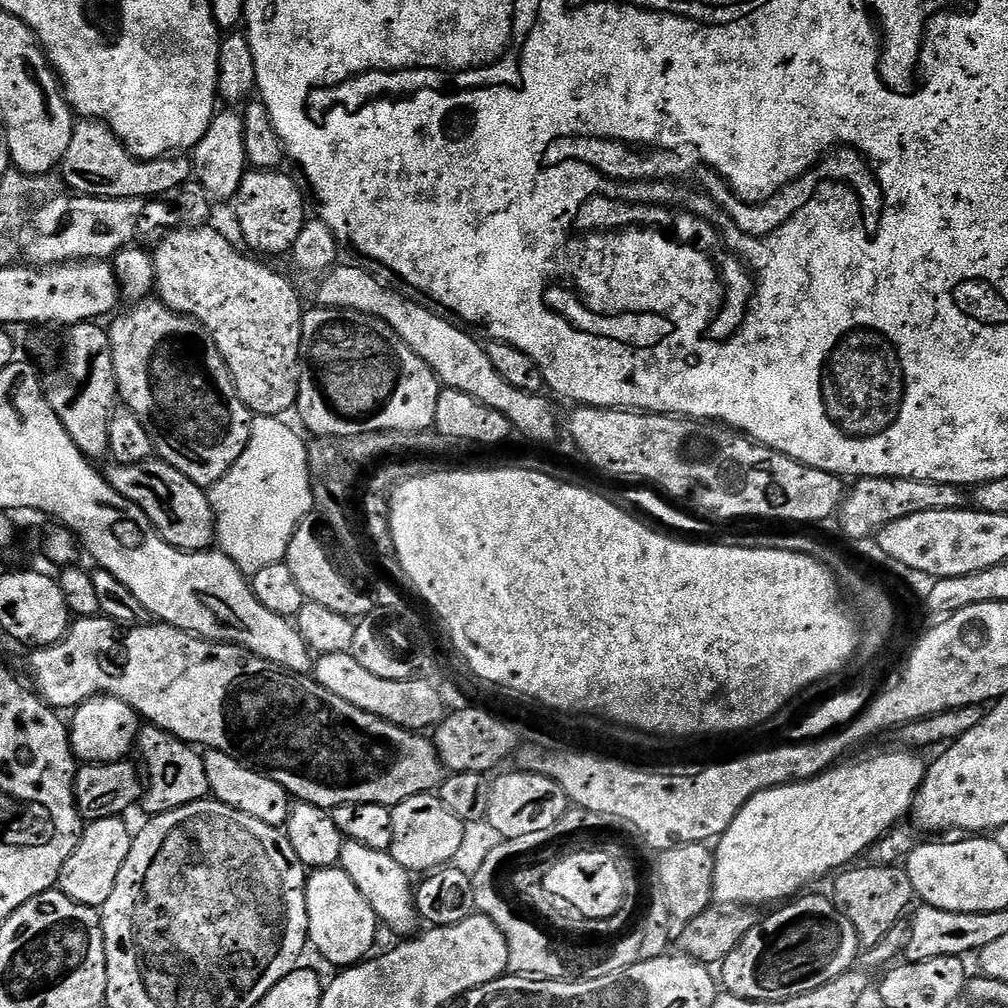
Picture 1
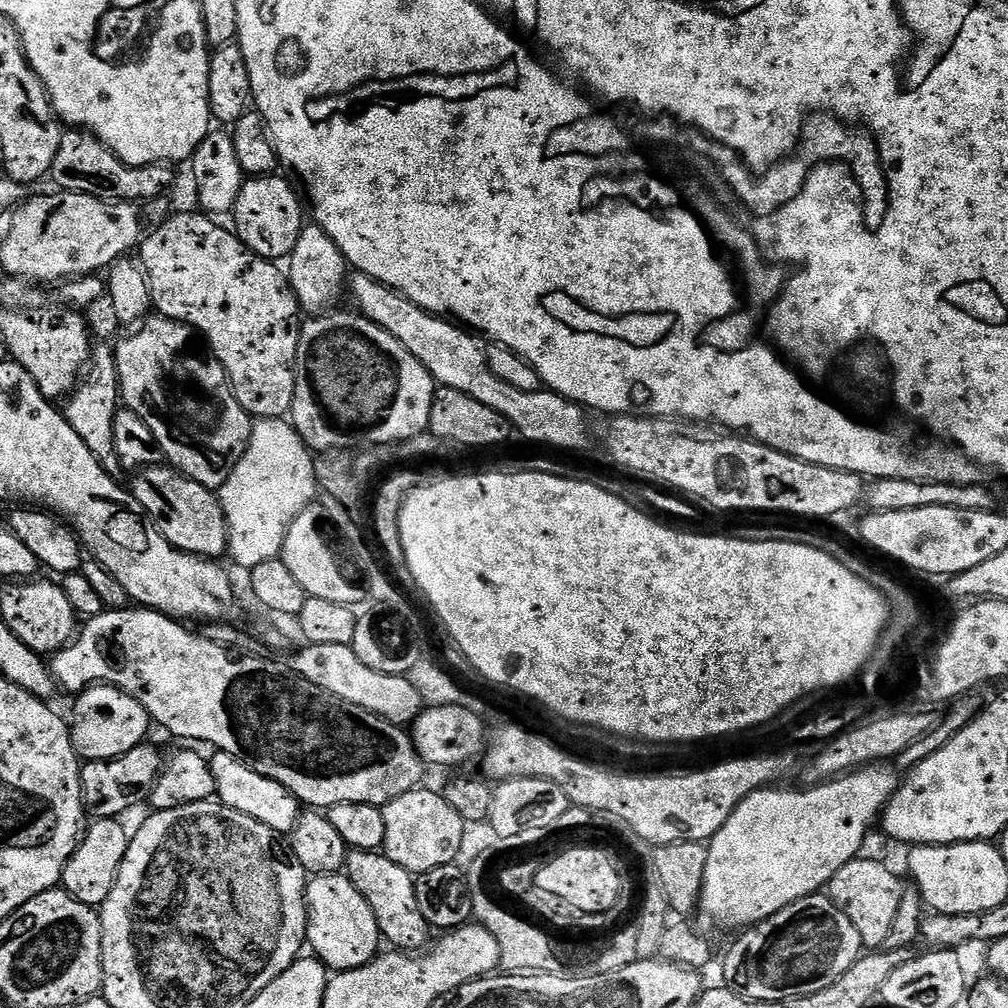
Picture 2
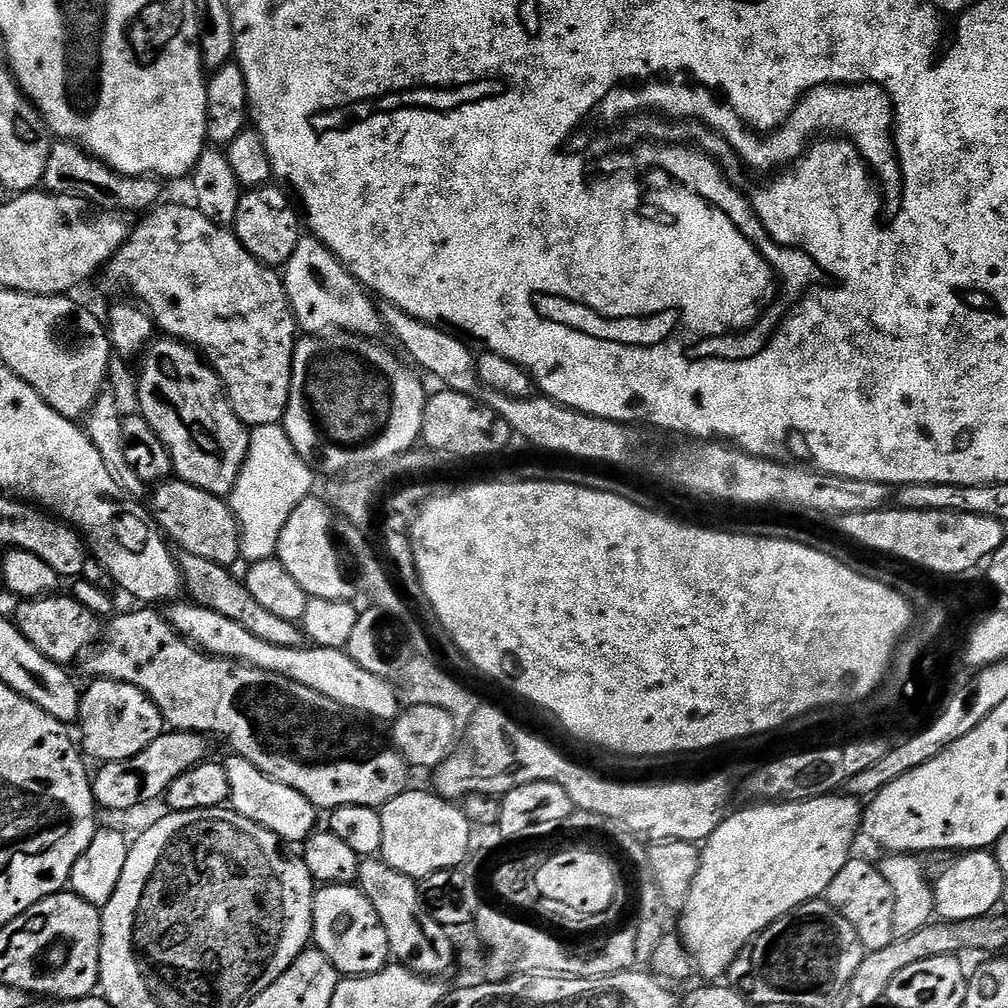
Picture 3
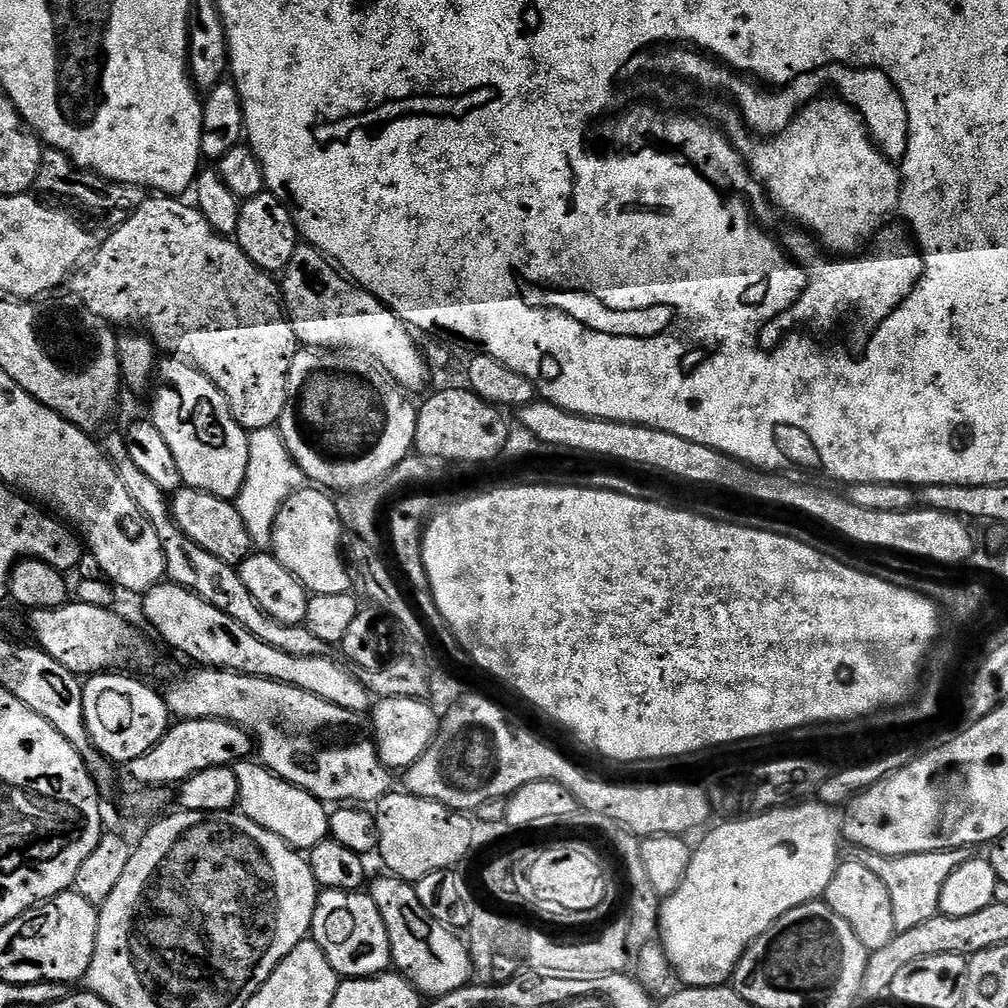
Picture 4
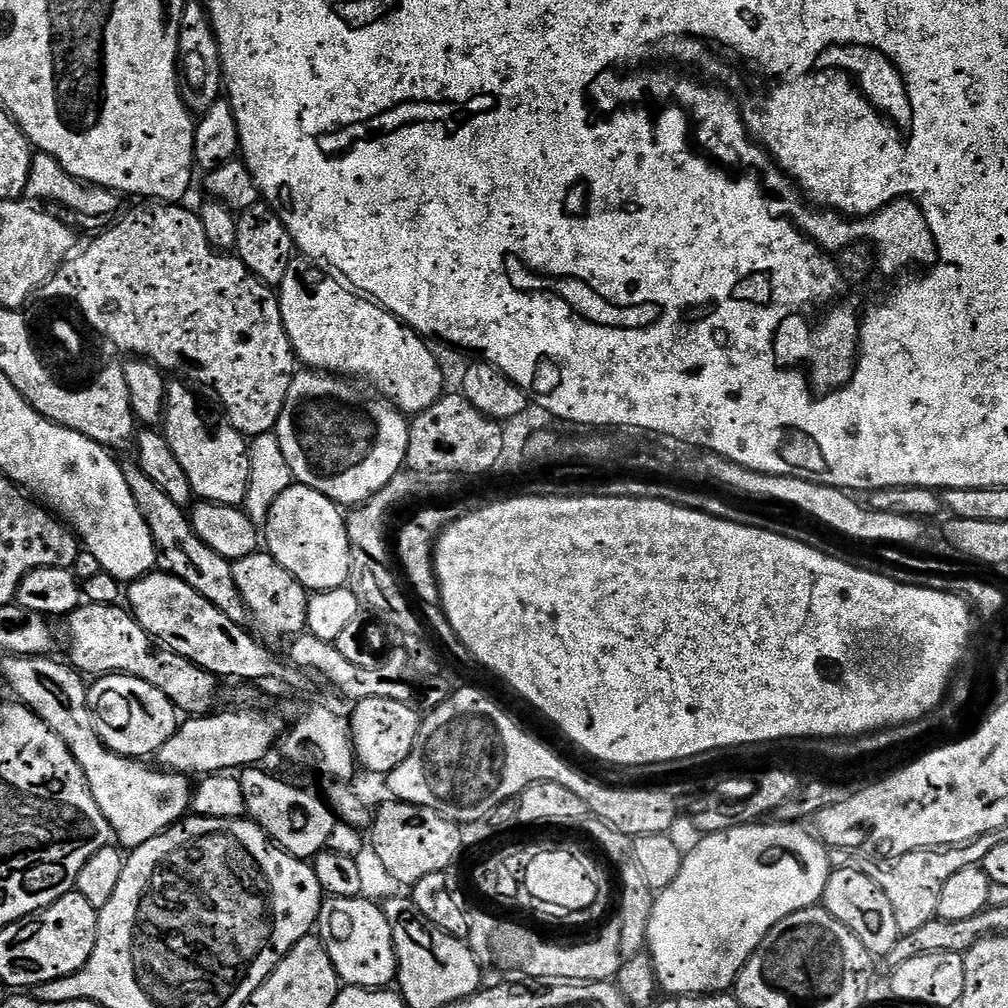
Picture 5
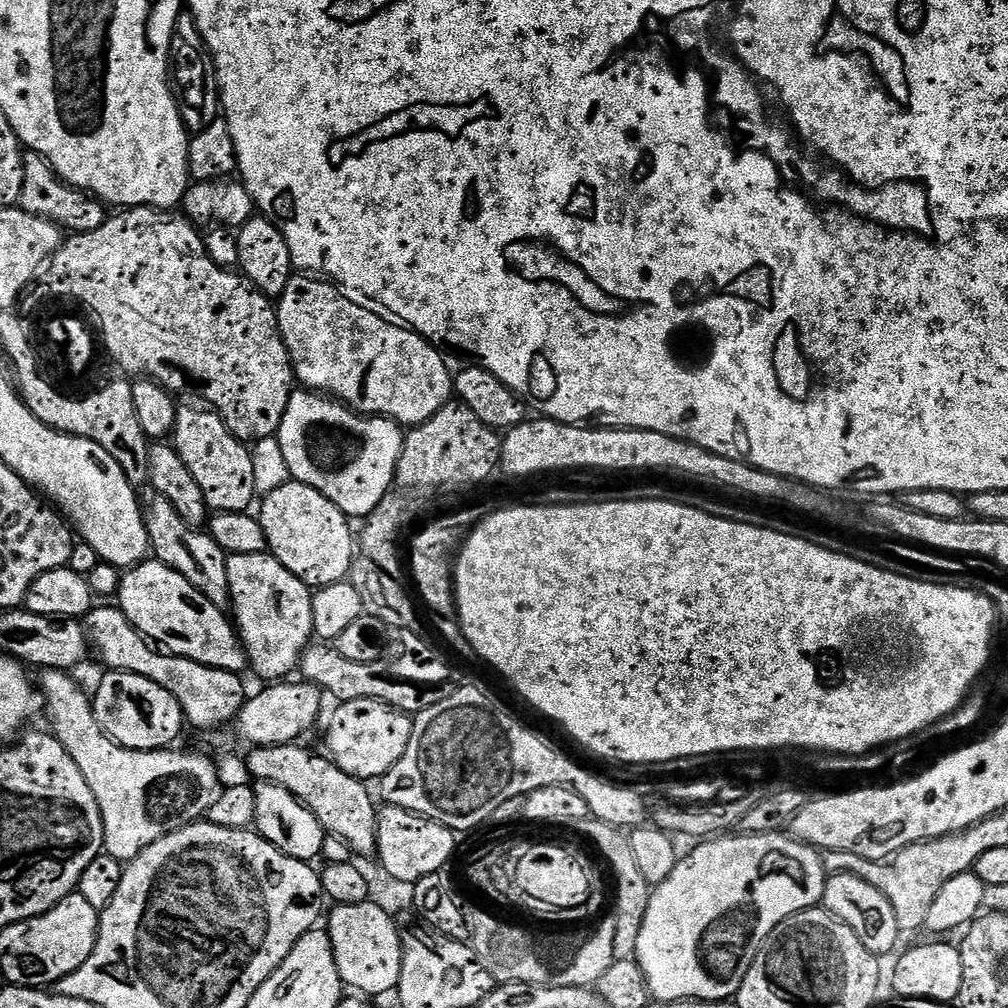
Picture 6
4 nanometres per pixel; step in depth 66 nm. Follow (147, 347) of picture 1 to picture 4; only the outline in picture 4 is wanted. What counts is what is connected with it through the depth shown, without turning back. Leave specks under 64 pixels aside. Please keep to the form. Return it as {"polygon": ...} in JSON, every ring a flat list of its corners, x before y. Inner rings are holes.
{"polygon":[[183,358,161,359,154,376,158,383,150,392,150,419,170,445,184,484,223,500,235,501,246,482,250,446,248,432,232,417,222,390]]}

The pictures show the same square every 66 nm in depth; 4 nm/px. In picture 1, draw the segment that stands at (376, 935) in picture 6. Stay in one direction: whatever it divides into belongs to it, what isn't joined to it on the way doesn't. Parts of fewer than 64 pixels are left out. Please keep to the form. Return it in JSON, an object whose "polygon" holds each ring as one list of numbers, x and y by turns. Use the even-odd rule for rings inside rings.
{"polygon":[[338,866,317,868,307,877,304,885,304,915,307,943,316,947,322,959,337,964,337,969,359,964,373,951,371,948,376,944,378,929,374,910,370,910,370,902,362,898,362,890,358,890,358,886,354,886,354,882,350,882,350,878]]}

